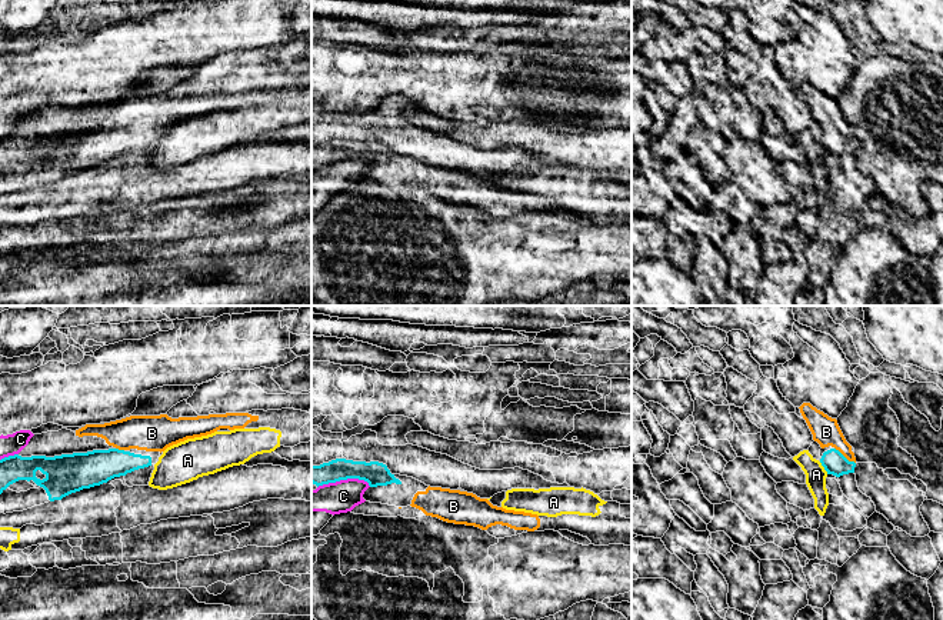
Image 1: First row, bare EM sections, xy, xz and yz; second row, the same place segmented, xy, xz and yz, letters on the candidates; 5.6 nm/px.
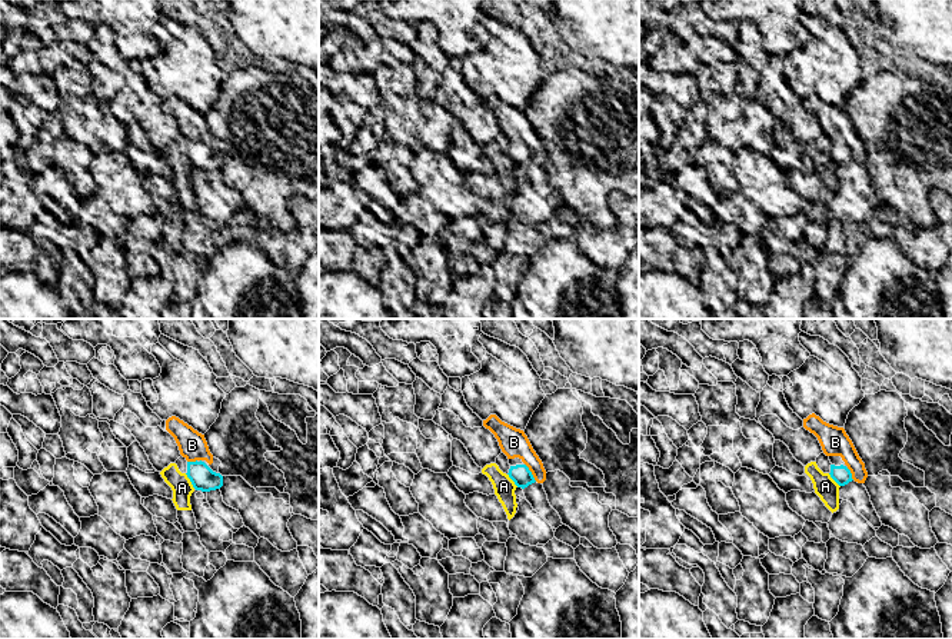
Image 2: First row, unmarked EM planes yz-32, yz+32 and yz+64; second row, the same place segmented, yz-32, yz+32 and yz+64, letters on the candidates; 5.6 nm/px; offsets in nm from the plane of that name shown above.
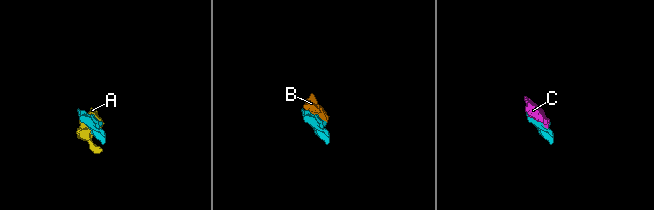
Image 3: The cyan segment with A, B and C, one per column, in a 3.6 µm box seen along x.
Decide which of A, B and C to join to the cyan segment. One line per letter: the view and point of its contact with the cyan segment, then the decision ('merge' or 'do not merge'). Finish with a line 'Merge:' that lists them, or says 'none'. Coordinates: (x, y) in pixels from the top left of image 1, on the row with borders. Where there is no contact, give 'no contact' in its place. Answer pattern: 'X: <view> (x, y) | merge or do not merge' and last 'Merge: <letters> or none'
A: yz (823, 466) | do not merge
B: yz (843, 456) | merge
C: xz (343, 479) | do not merge
Merge: B

